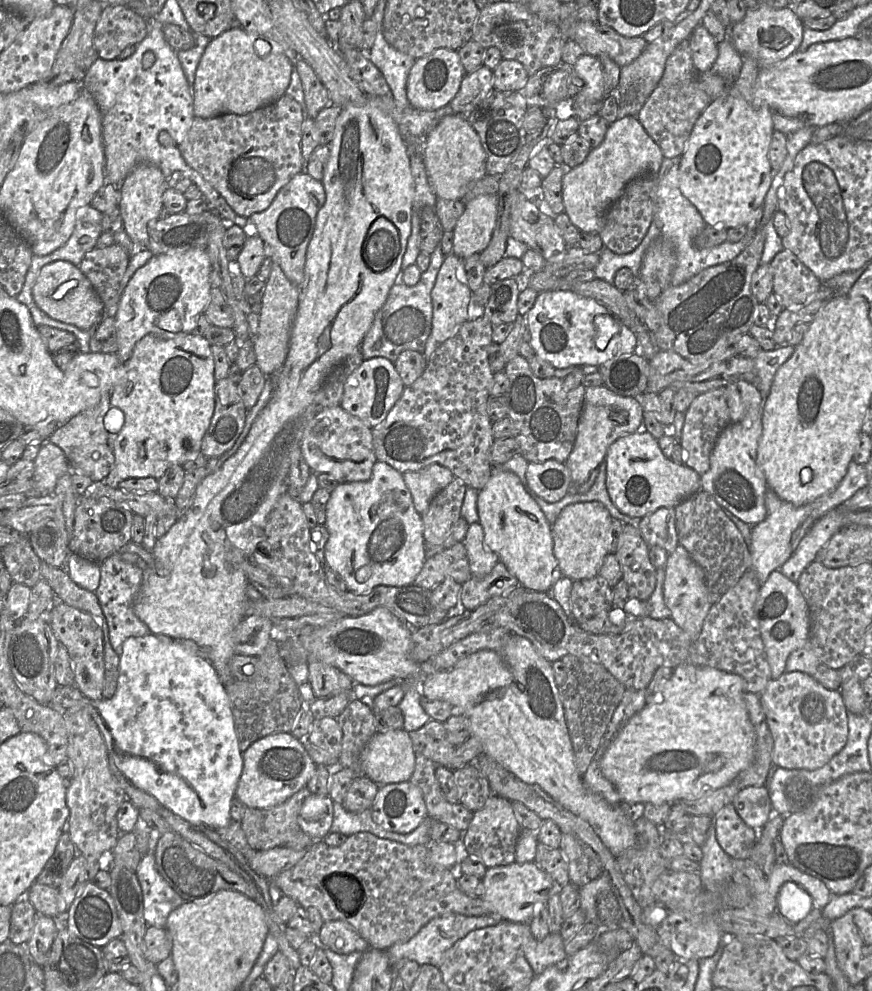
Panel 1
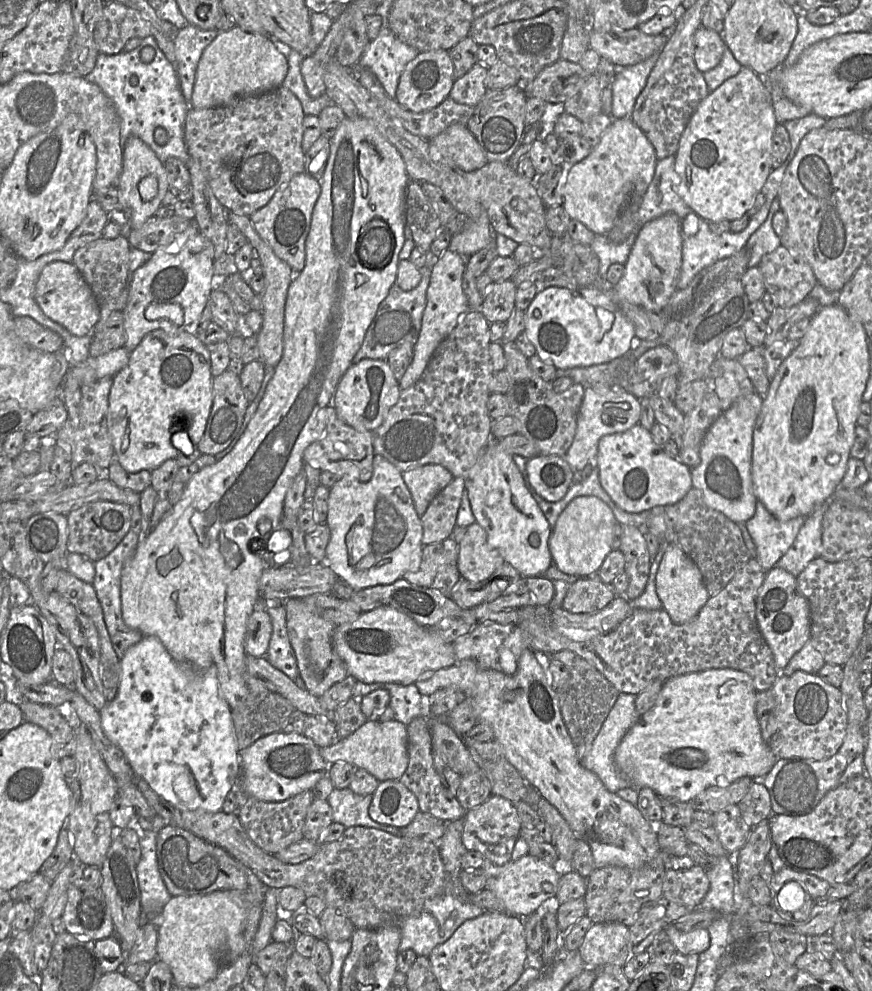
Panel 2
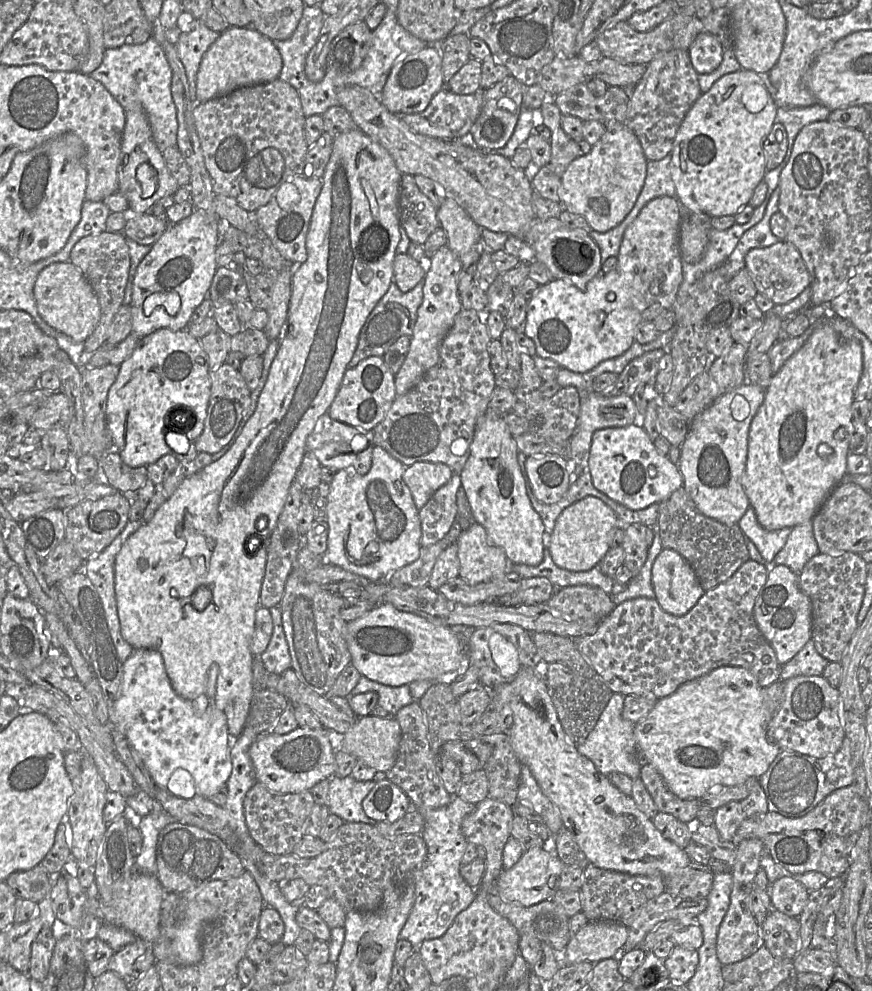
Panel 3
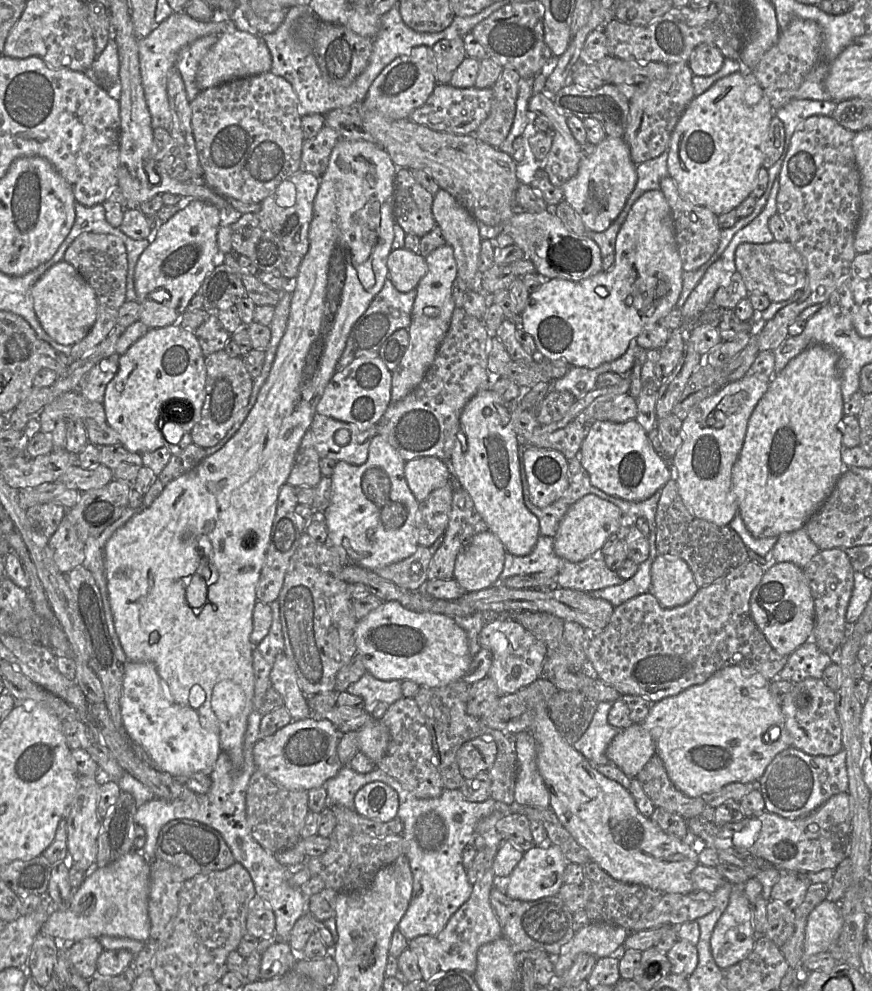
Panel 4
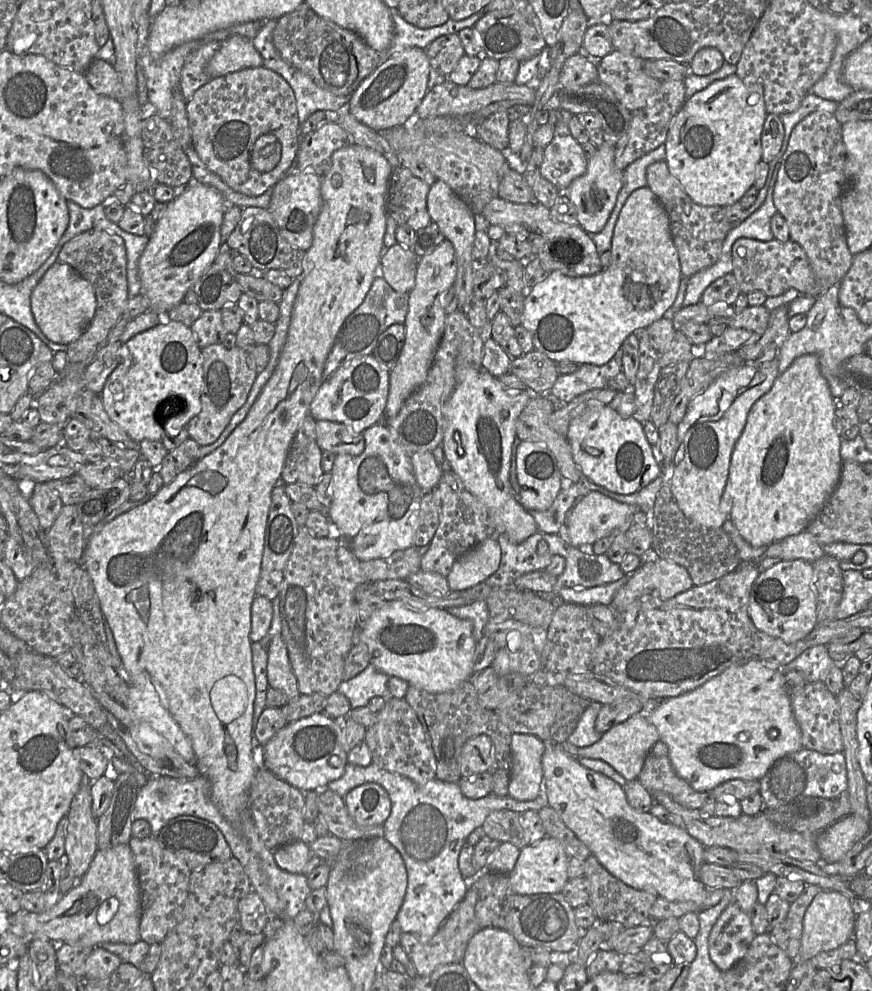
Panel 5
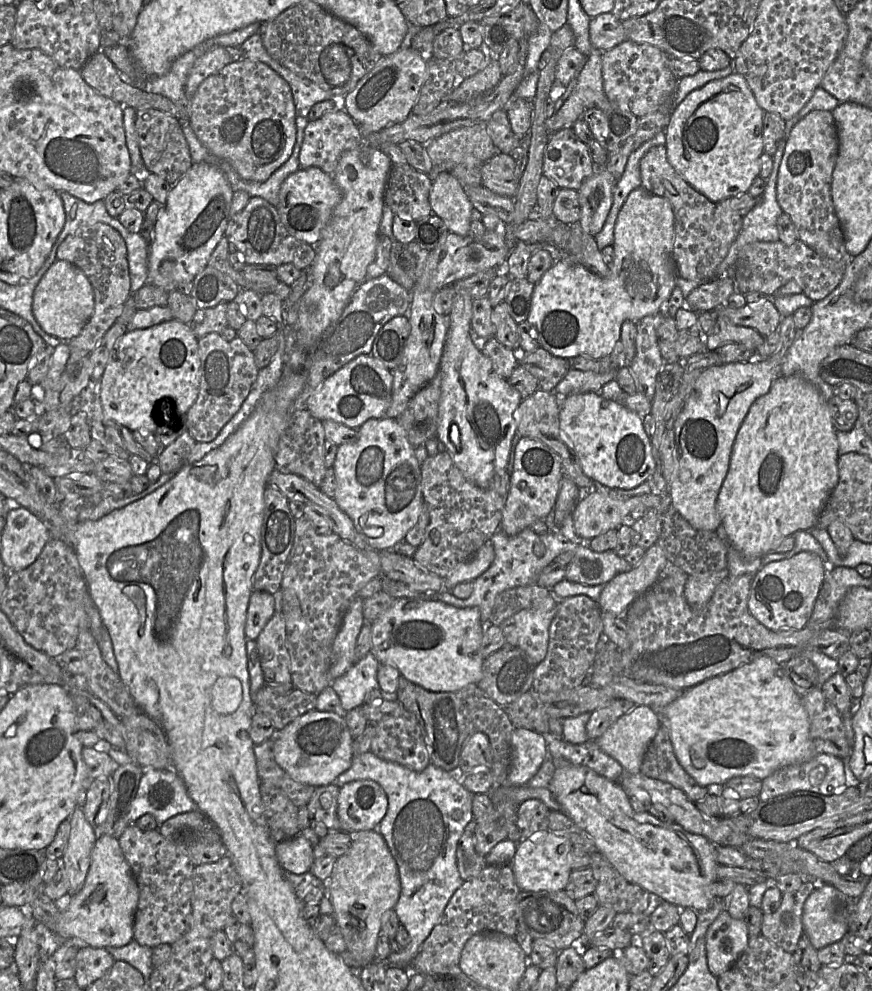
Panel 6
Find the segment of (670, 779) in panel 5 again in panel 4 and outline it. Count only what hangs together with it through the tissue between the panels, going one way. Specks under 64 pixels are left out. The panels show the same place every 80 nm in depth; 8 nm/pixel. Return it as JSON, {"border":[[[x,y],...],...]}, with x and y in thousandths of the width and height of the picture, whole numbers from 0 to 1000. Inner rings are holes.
{"border":[[[753,760],[744,766],[729,785],[752,814],[774,819],[786,826],[803,823],[810,812],[804,803],[791,804],[773,793]]]}

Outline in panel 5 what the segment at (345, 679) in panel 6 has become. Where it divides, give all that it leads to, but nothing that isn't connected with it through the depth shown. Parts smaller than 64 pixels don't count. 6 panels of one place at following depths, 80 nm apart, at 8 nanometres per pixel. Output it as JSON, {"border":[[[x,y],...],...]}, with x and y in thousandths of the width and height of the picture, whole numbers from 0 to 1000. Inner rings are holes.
{"border":[[[423,670],[406,684],[392,687],[388,697],[398,703],[404,715],[422,712],[423,707],[431,702],[444,707],[451,704],[444,692],[446,683]]]}

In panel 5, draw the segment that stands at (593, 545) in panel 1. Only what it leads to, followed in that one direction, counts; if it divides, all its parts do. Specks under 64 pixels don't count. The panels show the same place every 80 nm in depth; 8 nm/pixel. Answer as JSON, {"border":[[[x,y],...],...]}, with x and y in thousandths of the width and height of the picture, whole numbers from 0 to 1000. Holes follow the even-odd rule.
{"border":[[[685,495],[675,496],[661,507],[650,520],[649,545],[658,552],[677,551],[702,536],[710,535],[724,519],[733,516],[734,513],[728,510],[710,507]]]}

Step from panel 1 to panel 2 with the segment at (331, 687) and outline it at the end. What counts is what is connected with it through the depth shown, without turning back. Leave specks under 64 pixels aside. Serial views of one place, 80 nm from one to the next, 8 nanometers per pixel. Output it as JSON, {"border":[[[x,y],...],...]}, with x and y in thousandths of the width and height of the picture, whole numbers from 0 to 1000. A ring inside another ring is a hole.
{"border":[[[333,603],[325,608],[328,617],[328,632],[331,646],[337,656],[343,683],[349,687],[352,696],[368,703],[380,692],[398,683],[396,668],[385,659],[382,652],[384,631],[361,616],[356,615],[346,603]]]}

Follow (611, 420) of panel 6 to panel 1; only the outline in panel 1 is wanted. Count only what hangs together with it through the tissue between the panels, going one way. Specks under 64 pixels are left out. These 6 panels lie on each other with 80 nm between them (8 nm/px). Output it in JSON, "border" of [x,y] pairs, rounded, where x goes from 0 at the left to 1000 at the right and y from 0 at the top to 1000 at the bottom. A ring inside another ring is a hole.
{"border":[[[737,426],[729,436],[698,450],[694,467],[700,504],[714,519],[727,524],[735,524],[756,513],[774,513],[804,493],[804,480],[788,469],[778,469],[764,462]]]}

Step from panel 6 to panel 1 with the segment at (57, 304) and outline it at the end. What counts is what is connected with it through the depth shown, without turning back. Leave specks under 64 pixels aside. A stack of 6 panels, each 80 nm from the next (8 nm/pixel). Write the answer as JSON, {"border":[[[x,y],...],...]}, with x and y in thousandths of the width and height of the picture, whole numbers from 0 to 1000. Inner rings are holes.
{"border":[[[62,263],[52,267],[41,282],[37,299],[42,310],[57,321],[100,333],[120,320],[120,310],[101,281],[89,268],[78,263]]]}

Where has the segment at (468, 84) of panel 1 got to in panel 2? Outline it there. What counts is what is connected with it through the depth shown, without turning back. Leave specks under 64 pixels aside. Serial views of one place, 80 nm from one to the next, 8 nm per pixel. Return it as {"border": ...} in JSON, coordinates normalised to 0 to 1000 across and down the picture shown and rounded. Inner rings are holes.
{"border":[[[549,63],[521,82],[515,98],[526,105],[545,108],[557,94],[558,69]]]}

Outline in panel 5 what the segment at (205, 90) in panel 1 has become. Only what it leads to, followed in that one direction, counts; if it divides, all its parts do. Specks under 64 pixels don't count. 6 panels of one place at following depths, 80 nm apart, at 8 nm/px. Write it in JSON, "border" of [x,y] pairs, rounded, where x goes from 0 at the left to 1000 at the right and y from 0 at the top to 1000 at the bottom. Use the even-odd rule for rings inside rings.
{"border":[[[267,35],[255,42],[252,49],[237,66],[241,79],[248,79],[282,69],[302,67],[302,60],[289,41],[282,37]]]}

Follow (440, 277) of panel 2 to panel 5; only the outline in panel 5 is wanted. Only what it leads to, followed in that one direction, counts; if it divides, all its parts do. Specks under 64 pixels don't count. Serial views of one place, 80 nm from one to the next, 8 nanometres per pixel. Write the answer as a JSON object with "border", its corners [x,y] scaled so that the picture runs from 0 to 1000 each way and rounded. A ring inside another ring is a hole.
{"border":[[[513,241],[494,255],[481,260],[476,288],[469,295],[469,312],[463,325],[463,348],[454,368],[447,373],[446,398],[442,411],[442,423],[448,423],[454,420],[464,404],[490,381],[498,358],[510,333],[513,317],[507,310],[507,299],[521,288],[523,276],[522,252],[519,246]]]}

